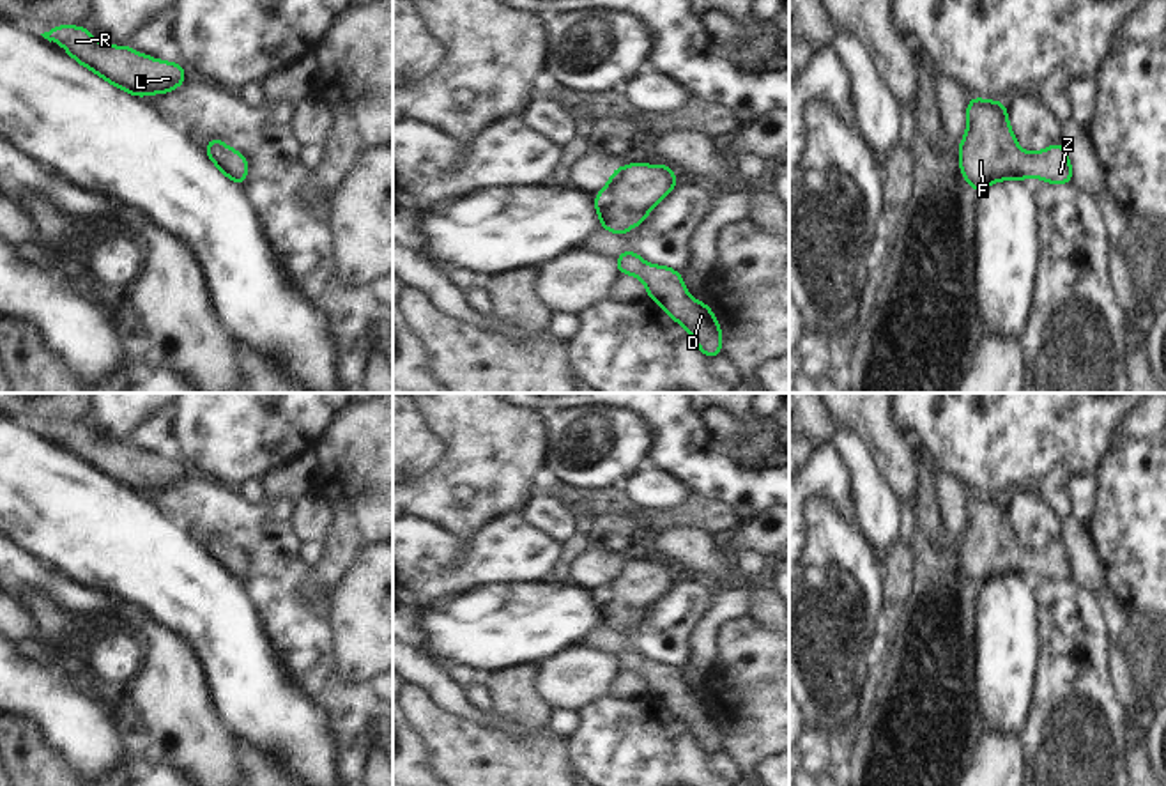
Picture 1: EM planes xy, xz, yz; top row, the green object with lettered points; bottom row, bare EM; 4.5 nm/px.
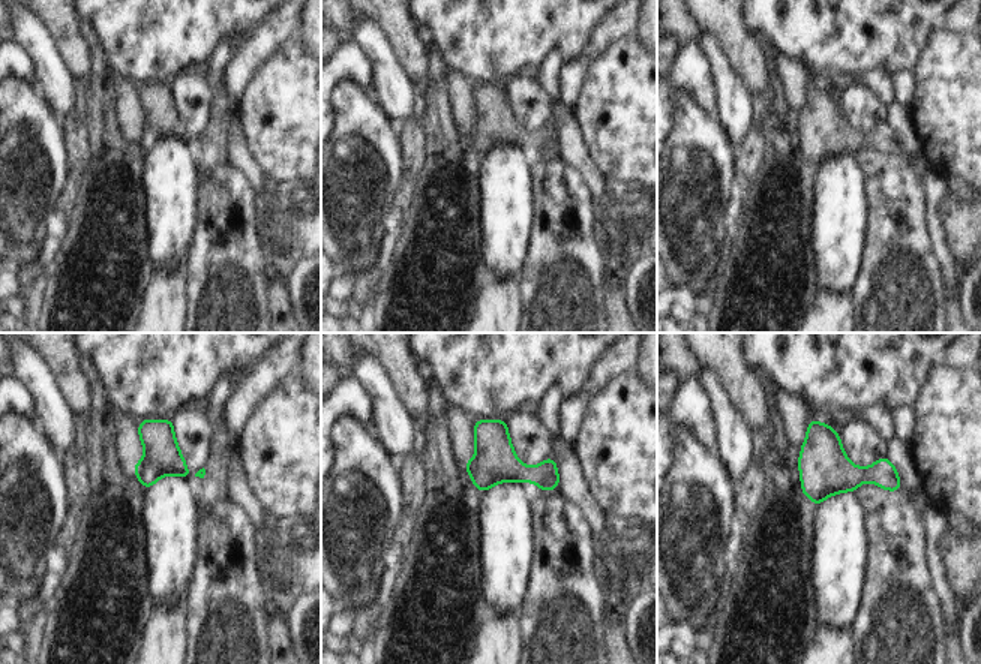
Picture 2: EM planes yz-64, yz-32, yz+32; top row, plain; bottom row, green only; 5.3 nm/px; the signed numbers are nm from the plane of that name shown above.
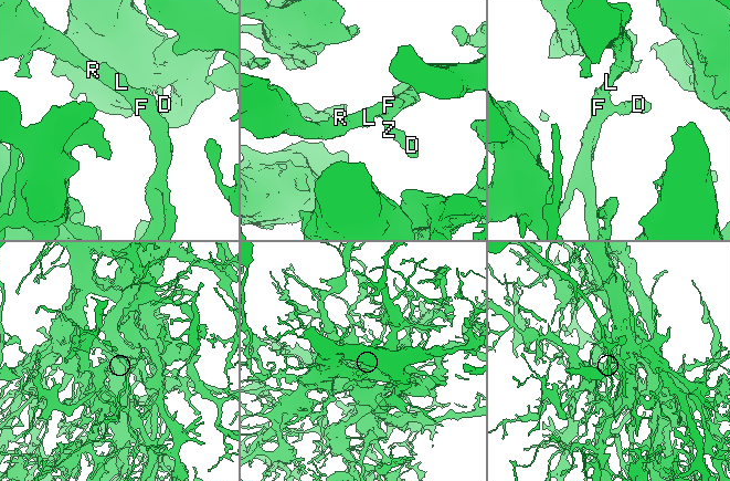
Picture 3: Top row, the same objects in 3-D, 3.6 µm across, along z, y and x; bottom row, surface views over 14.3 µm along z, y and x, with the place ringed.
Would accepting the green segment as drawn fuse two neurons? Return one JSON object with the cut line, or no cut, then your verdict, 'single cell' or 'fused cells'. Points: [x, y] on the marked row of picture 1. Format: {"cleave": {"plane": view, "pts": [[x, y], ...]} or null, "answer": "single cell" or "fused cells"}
{"cleave": null, "answer": "single cell"}

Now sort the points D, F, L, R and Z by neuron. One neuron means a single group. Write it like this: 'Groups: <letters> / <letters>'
Groups: D F L R Z

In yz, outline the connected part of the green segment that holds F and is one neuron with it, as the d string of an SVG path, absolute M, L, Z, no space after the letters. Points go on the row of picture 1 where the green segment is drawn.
M971 96L966 115L968 127L959 143L959 168L977 195L991 182L1026 181L1030 175L1049 184L1072 184L1072 166L1062 142L1042 152L1023 152L1001 101Z

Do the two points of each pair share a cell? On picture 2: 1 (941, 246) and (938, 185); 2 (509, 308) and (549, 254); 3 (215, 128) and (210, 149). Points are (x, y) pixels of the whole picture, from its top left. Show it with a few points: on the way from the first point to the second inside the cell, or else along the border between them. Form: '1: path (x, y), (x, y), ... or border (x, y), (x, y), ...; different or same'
1: path (936, 231), (932, 218), (933, 200); same
2: border (519, 279), (522, 317); different
3: path (215, 132), (215, 144); same

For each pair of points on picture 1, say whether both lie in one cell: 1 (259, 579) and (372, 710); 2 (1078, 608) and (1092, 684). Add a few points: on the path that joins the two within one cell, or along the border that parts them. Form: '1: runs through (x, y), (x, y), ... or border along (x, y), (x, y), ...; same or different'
1: runs through (289, 616), (299, 629), (310, 664), (335, 689); same
2: runs through (1078, 627), (1078, 641), (1090, 654), (1090, 664); same

